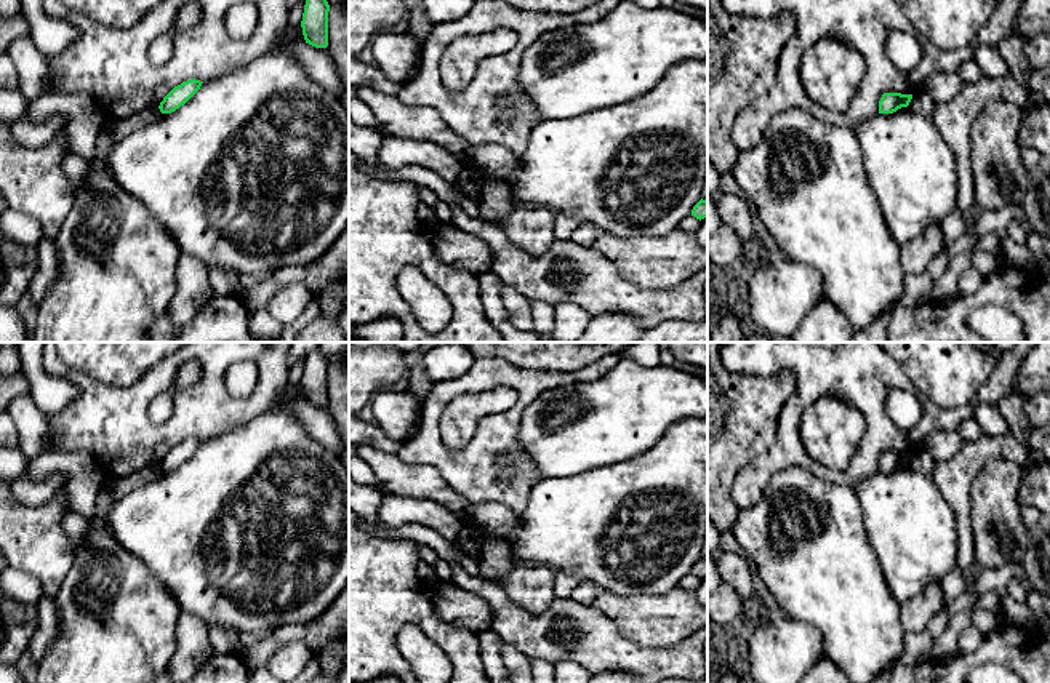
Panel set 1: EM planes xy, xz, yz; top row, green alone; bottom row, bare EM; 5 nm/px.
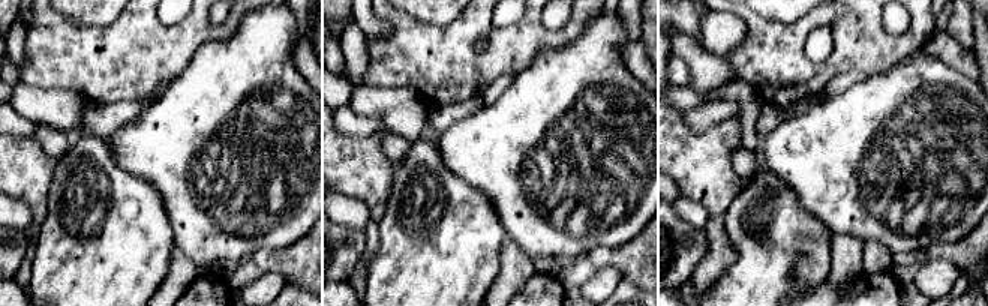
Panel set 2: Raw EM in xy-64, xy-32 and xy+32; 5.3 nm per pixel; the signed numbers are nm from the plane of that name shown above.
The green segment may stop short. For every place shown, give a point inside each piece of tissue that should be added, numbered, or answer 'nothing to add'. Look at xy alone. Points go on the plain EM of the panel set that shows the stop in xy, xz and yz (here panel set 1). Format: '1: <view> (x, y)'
nothing to add

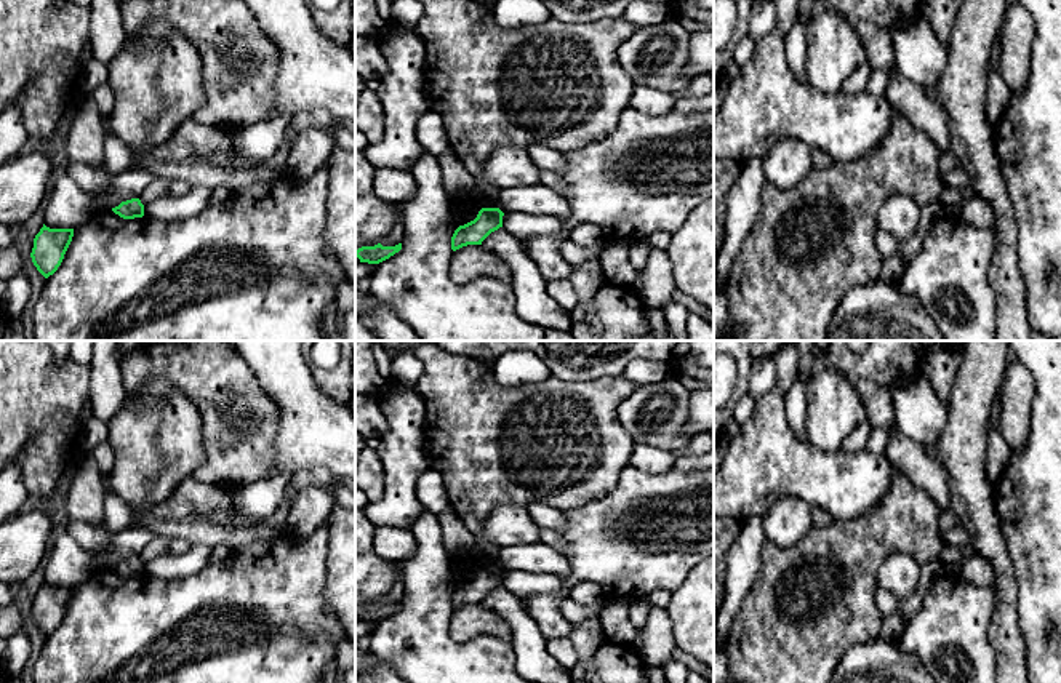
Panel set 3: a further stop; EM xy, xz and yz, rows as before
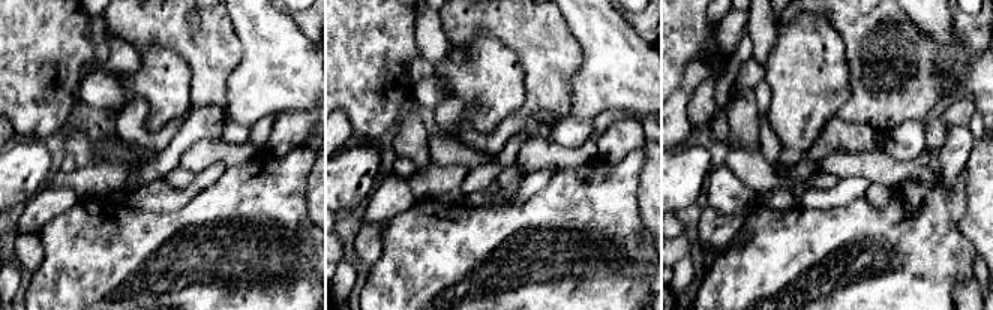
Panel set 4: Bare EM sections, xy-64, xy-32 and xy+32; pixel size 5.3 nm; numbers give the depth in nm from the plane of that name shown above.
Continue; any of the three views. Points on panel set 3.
nothing to add

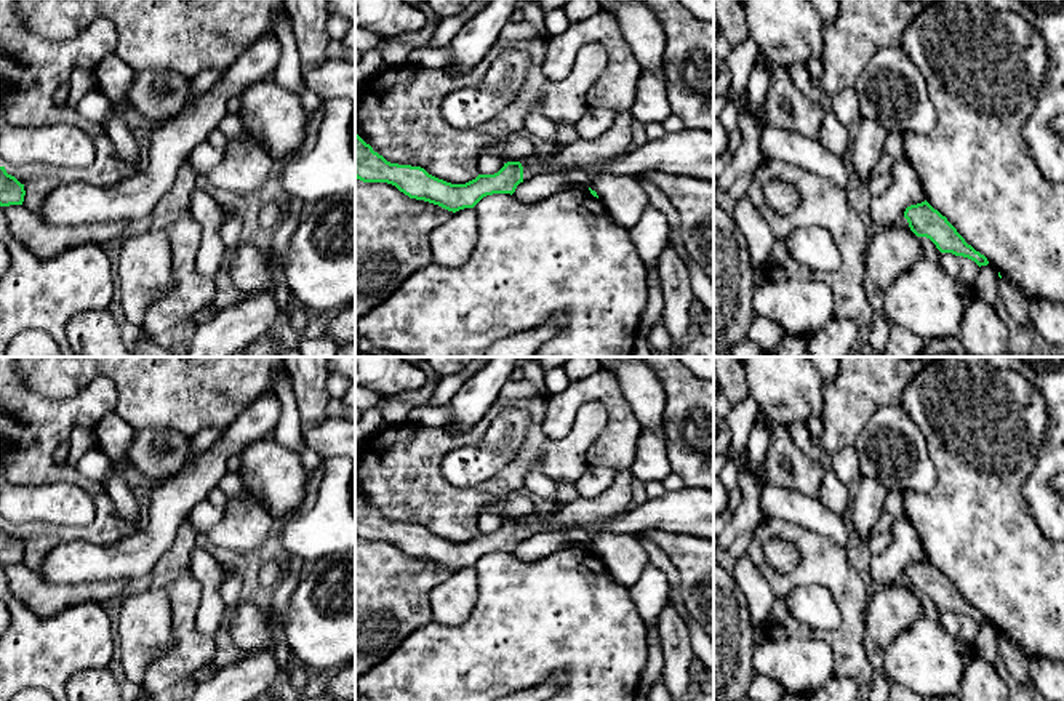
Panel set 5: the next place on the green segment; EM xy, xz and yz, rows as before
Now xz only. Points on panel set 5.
1: xz (613, 501)

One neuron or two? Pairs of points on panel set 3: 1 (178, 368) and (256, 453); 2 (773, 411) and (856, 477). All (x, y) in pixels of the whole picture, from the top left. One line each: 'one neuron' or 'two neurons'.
1: one neuron
2: one neuron

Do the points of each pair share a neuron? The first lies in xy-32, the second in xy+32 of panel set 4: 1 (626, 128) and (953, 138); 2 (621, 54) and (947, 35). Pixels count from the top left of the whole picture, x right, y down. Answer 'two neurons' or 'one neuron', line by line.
1: one neuron
2: one neuron

